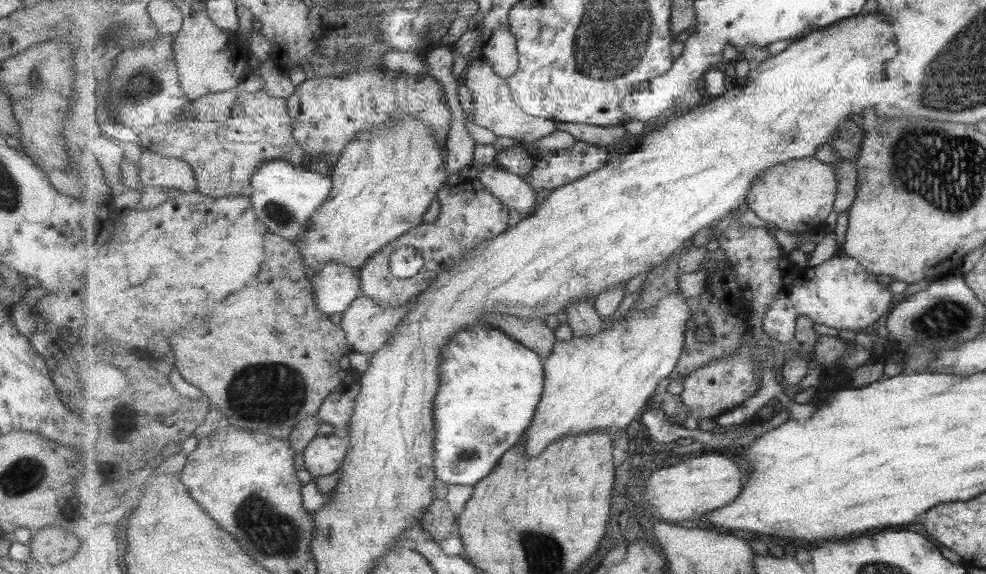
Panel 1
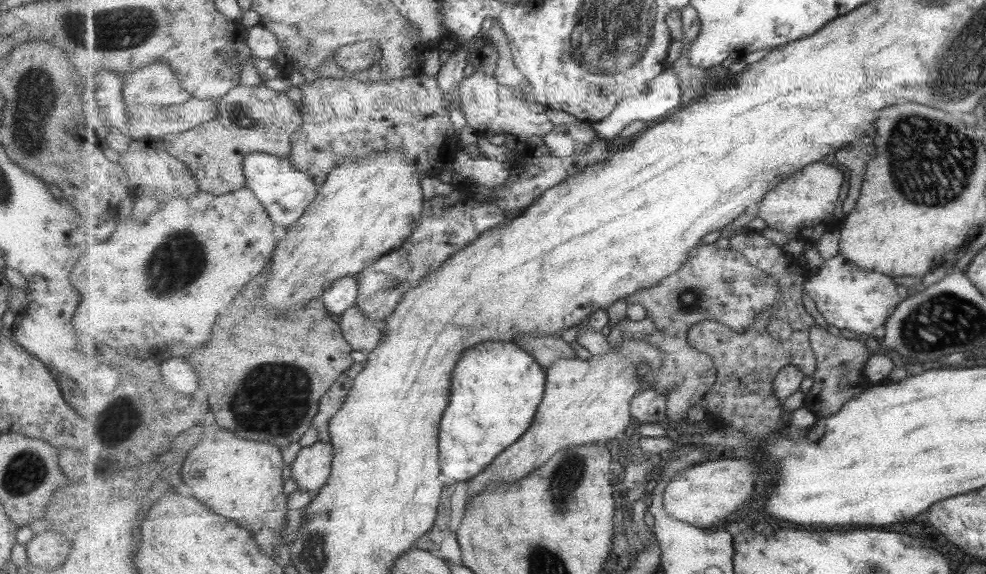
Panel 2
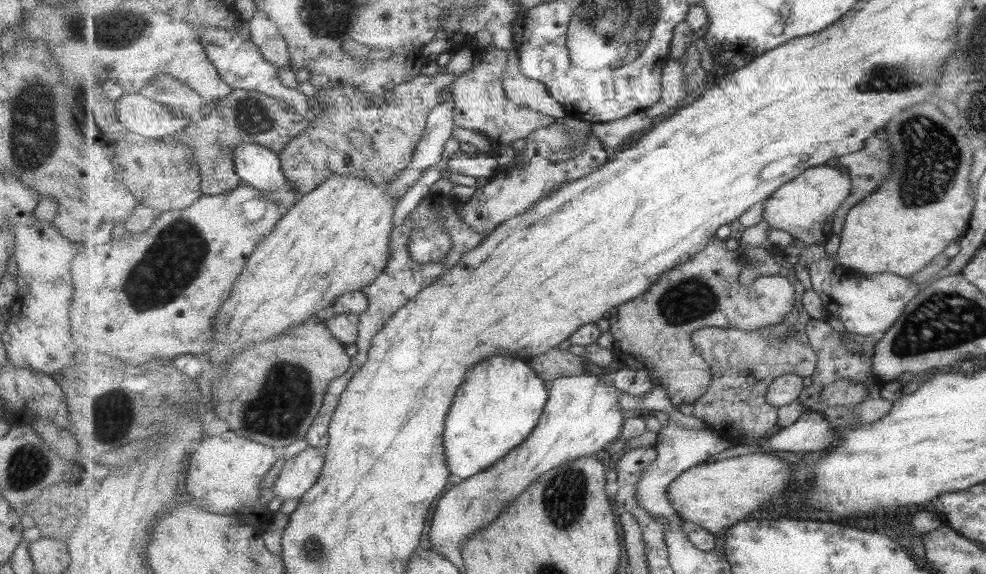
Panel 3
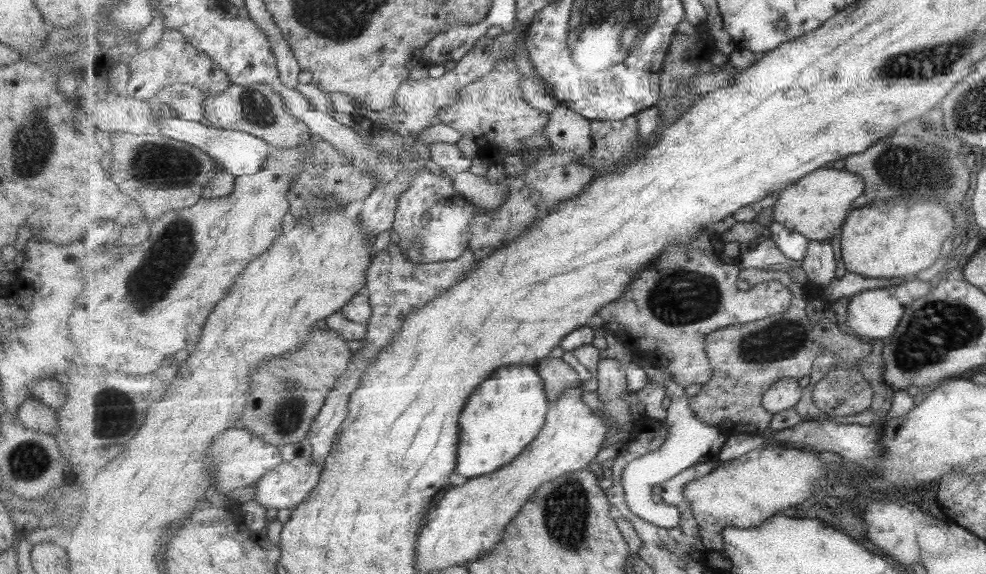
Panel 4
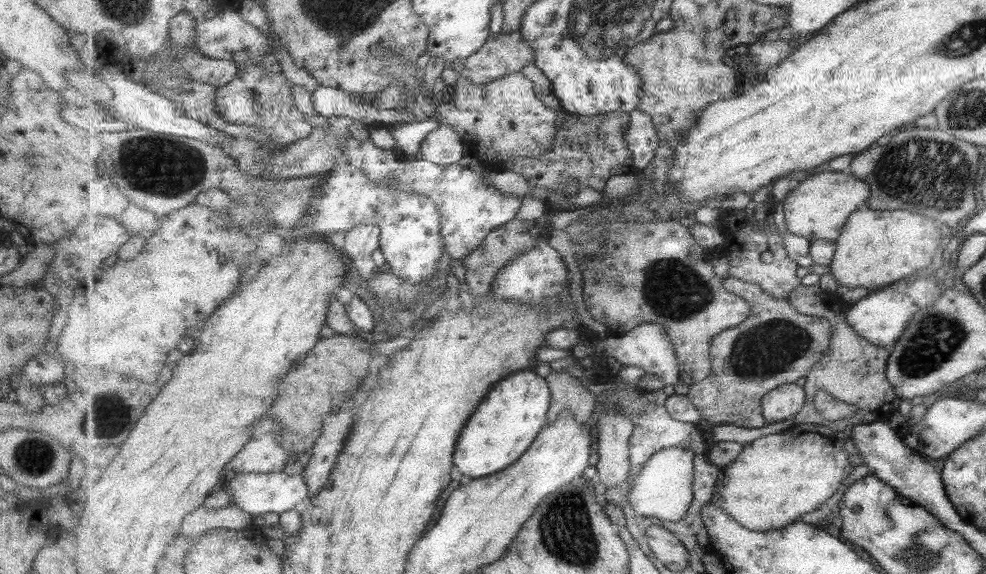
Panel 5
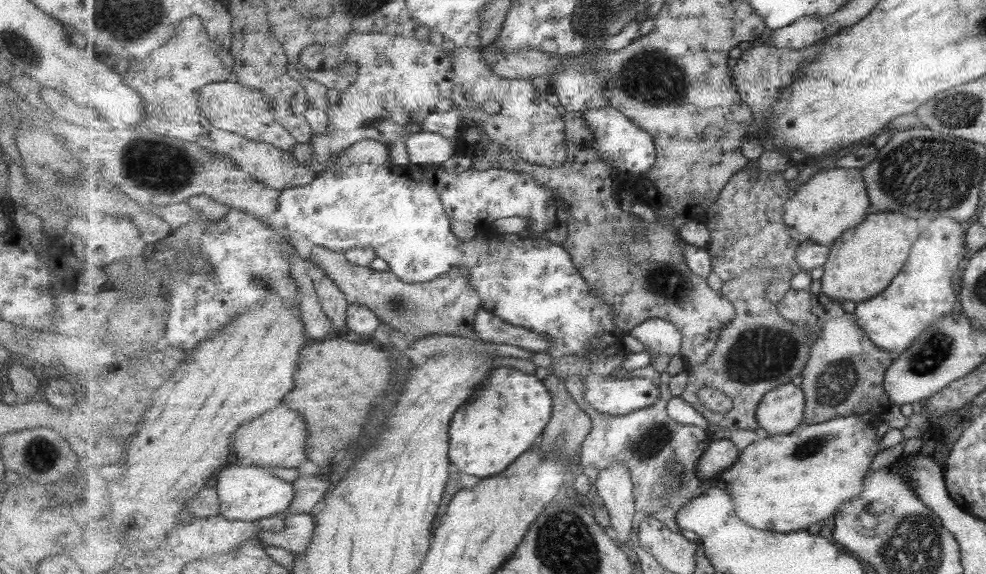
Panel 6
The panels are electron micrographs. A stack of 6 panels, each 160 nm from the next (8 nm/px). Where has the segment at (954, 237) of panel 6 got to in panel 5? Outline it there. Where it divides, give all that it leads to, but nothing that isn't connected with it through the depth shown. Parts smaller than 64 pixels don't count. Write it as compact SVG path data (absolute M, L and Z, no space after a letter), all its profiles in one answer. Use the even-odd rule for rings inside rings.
M913 274L904 277L903 280L892 282L889 287L876 293L867 294L866 297L848 306L846 317L848 323L858 332L859 336L866 338L873 344L893 348L893 344L900 338L910 322L911 316L917 310L934 304L941 295L941 290L937 286L929 286L929 278L915 280L915 274Z

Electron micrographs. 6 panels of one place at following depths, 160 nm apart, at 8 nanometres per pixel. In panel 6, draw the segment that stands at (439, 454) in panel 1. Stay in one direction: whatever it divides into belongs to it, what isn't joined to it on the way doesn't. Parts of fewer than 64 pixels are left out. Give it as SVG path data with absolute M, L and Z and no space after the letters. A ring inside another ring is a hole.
M497 367L483 379L481 388L453 416L451 424L451 462L463 472L489 478L508 470L521 454L540 443L541 436L552 422L552 393L543 380L512 367Z

